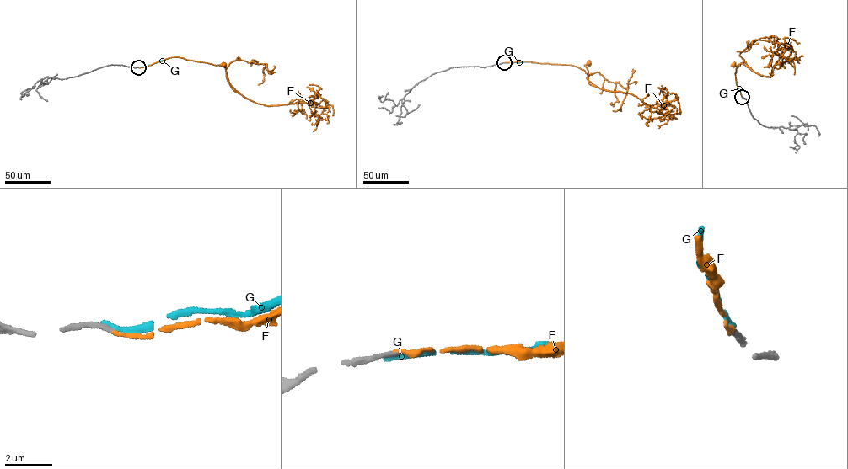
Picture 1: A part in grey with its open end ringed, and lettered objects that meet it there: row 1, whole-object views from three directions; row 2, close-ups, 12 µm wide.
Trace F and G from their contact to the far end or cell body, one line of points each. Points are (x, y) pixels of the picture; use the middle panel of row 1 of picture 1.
F: (504, 62), (571, 65), (583, 69), (588, 74), (587, 78), (587, 70), (584, 65), (588, 62)
G: (505, 62), (530, 61)

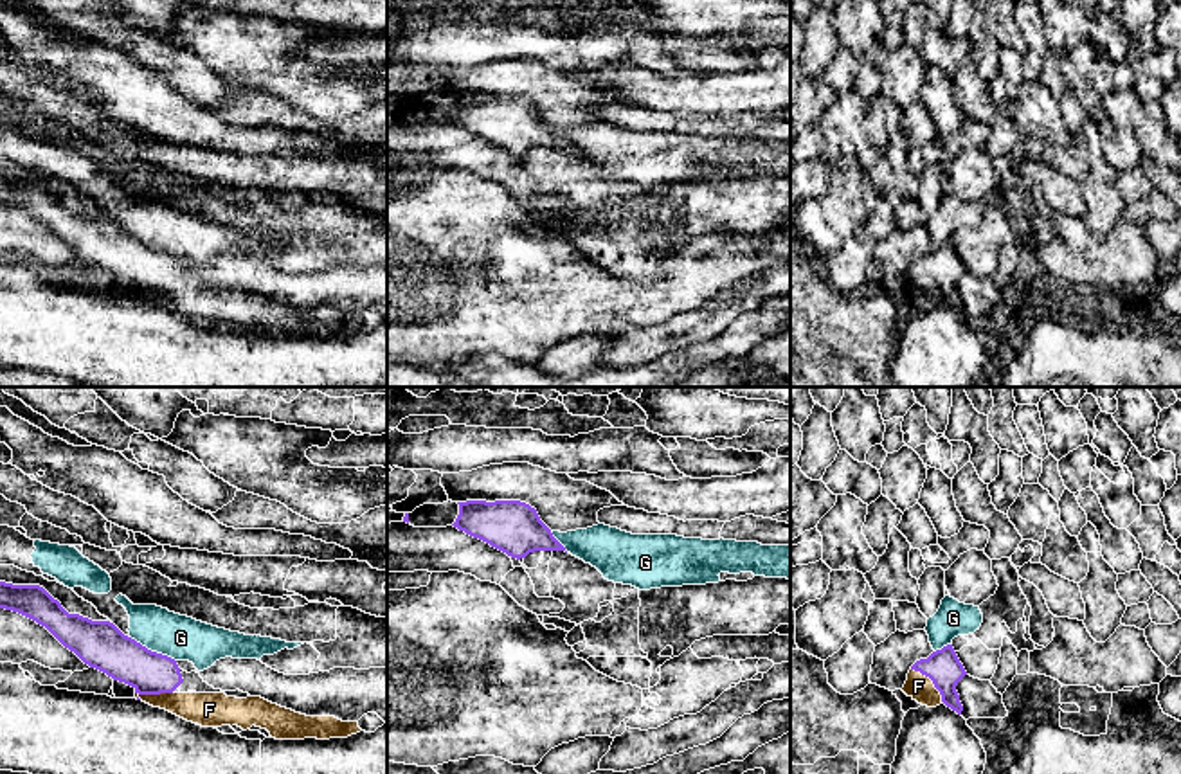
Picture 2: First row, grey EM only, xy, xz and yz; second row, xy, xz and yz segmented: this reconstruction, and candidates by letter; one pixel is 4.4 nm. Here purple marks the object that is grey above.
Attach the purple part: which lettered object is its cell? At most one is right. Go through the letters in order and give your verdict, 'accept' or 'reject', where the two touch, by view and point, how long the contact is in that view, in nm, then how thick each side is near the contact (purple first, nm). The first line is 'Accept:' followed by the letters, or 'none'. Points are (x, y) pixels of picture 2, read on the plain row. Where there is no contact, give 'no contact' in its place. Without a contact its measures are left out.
Accept: F
F: accept | yz (933, 279) | 220 nm | 160/120 nm
G: reject | xy (153, 249) | 240 nm | 220/200 nm

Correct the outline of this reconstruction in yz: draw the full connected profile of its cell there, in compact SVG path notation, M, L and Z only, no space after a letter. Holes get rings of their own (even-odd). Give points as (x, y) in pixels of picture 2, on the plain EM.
M947 241L911 263L902 288L922 302L936 304L945 301L961 311L963 302L956 283L965 272L967 268L952 241Z

